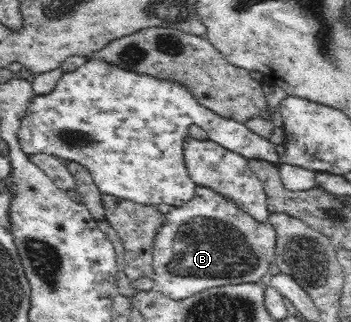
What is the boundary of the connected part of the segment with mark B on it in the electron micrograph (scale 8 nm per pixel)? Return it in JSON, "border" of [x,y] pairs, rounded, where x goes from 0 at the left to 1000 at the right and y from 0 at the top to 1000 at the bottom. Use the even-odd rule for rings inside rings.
{"border":[[[561,578],[553,618],[516,643],[493,640],[470,668],[470,686],[453,708],[436,761],[436,842],[430,860],[450,907],[521,935],[573,910],[584,898],[630,885],[692,885],[701,876],[738,882],[755,854],[766,854],[766,826],[781,817],[786,792],[786,717],[764,689],[732,686],[684,649],[672,630],[641,618],[607,587]]]}

